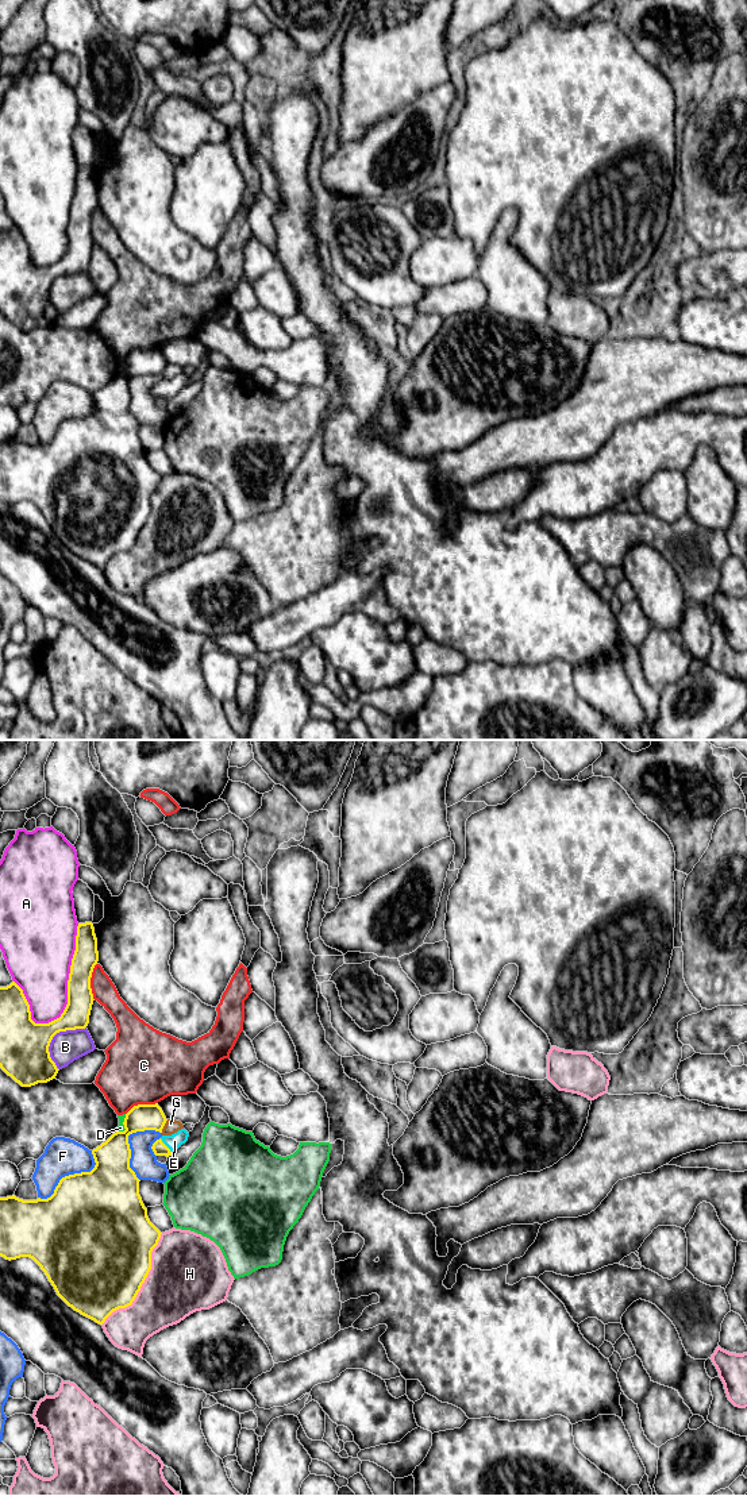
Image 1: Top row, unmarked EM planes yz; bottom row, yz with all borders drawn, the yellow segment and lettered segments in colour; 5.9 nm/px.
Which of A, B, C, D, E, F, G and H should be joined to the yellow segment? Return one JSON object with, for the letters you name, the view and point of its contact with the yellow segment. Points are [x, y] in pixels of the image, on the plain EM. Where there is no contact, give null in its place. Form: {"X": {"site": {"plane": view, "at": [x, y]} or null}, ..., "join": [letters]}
{"E": {"site": {"plane": "yz", "at": [166, 390]}}, "join": ["E"]}

